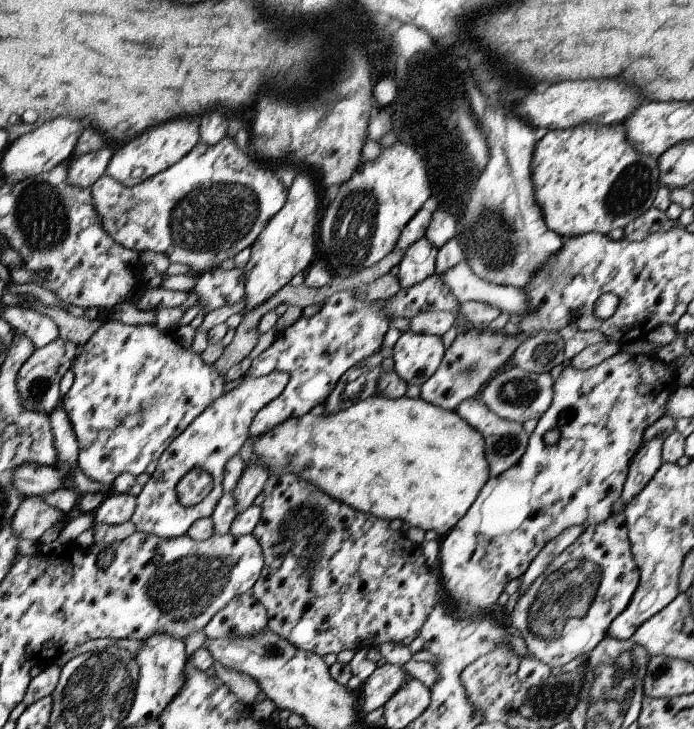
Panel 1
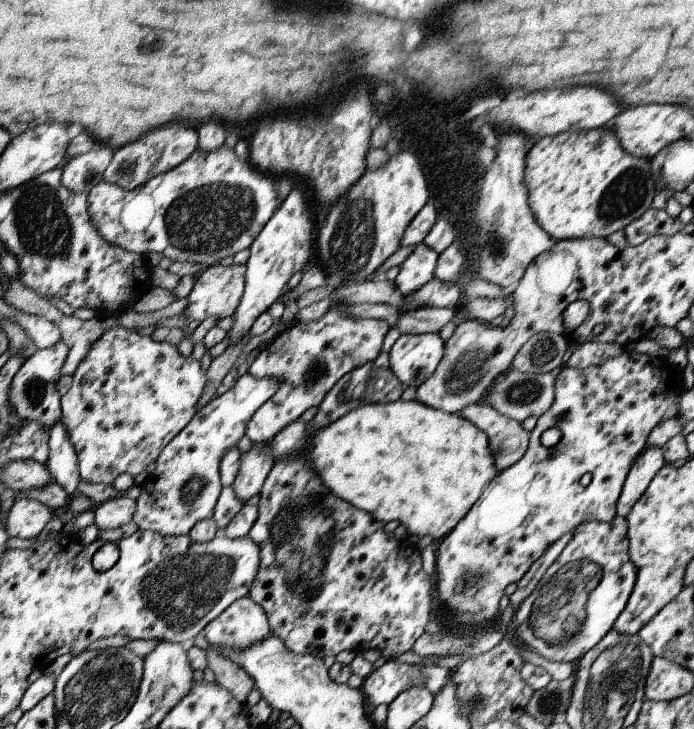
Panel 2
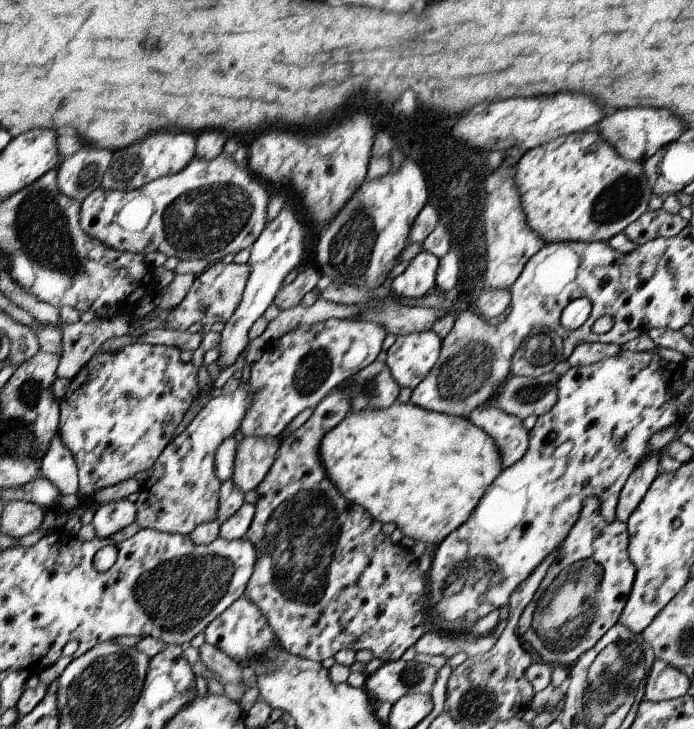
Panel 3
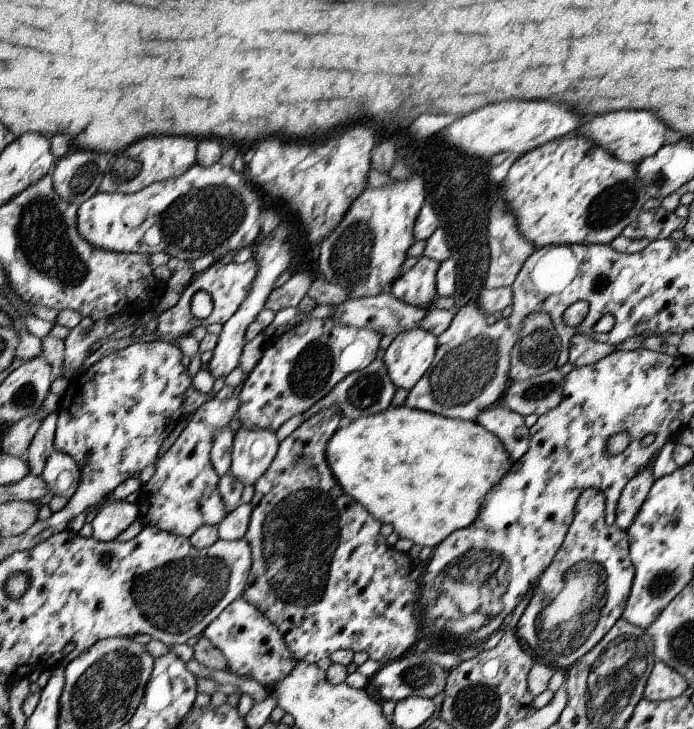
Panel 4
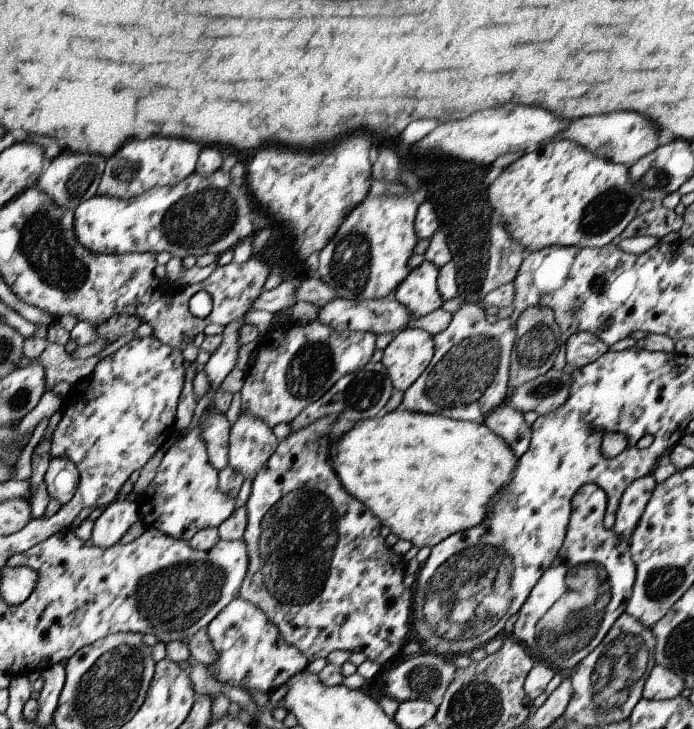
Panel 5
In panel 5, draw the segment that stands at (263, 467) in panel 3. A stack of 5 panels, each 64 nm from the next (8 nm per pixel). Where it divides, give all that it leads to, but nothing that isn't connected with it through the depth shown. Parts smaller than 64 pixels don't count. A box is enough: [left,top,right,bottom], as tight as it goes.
[228,412,279,479]

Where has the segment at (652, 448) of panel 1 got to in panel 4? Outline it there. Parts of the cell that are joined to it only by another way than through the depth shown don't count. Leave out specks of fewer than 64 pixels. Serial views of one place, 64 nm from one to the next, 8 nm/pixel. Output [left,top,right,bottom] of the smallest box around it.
[615,466,654,530]

